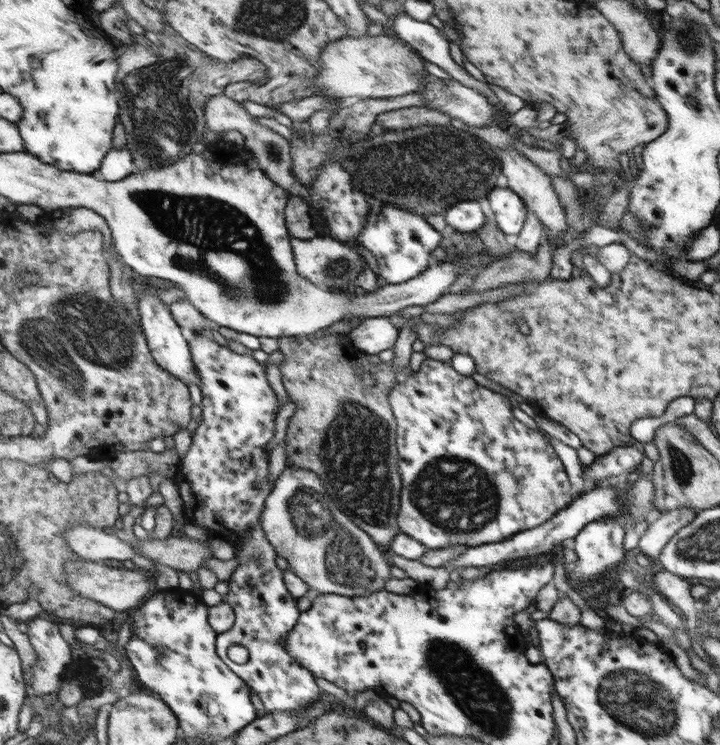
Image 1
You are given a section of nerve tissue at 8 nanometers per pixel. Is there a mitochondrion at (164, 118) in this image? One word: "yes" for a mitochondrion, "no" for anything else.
yes

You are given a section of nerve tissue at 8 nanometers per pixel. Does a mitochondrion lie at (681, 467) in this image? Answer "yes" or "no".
yes

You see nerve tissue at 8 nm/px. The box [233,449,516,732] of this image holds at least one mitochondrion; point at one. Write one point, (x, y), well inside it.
(455, 494)

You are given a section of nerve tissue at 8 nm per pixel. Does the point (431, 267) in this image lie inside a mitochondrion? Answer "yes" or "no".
no

